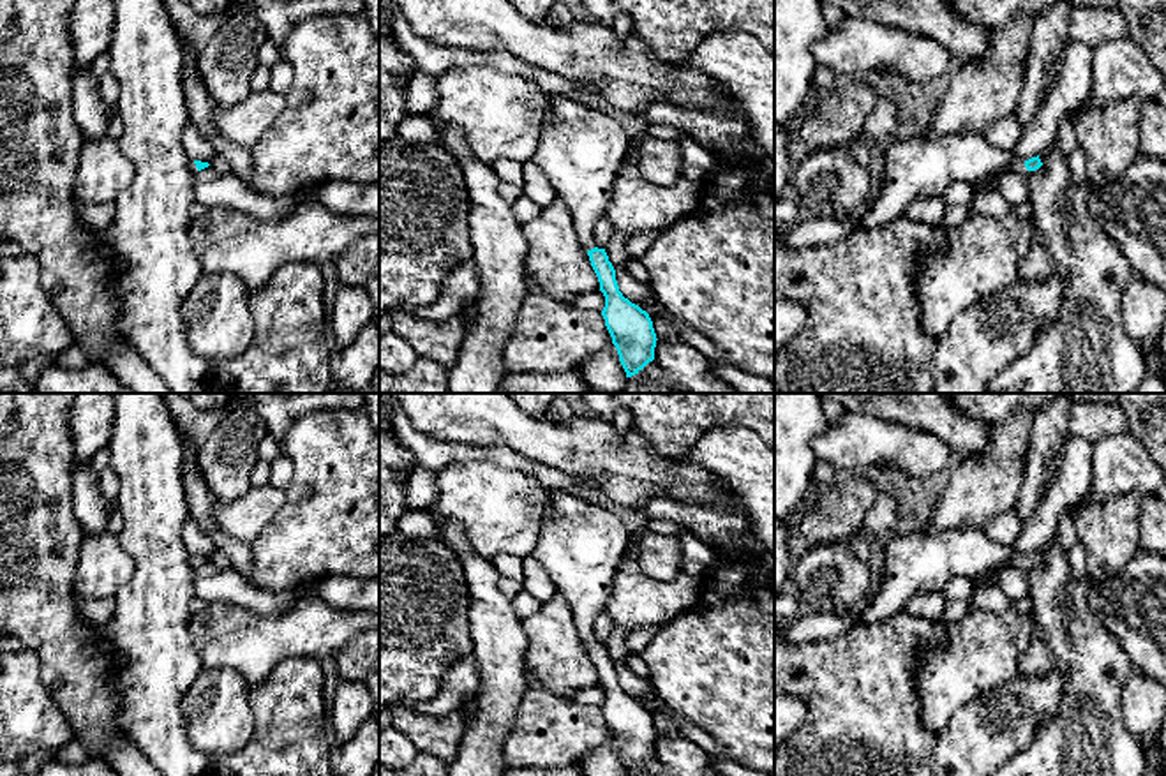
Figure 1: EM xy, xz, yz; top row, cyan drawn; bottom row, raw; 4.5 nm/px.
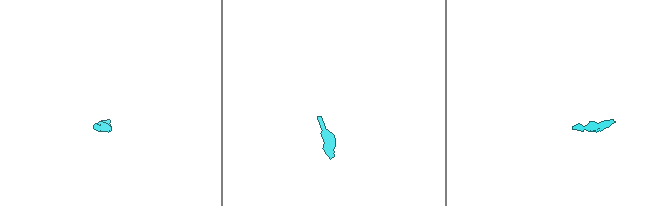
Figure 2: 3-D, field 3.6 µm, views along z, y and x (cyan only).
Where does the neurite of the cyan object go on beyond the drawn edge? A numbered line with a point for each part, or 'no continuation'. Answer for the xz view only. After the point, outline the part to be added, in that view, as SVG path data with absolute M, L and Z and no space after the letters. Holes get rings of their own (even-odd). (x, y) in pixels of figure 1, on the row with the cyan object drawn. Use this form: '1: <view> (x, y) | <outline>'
1: xz (581, 150) | M564 95L549 99L554 113L550 122L542 125L533 162L549 176L557 198L570 208L579 242L594 249L594 224L605 215L610 201L616 175L630 148L630 134L612 116L579 104Z

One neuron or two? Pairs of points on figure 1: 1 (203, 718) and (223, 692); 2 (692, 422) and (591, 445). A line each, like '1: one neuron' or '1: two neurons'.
1: one neuron
2: two neurons

